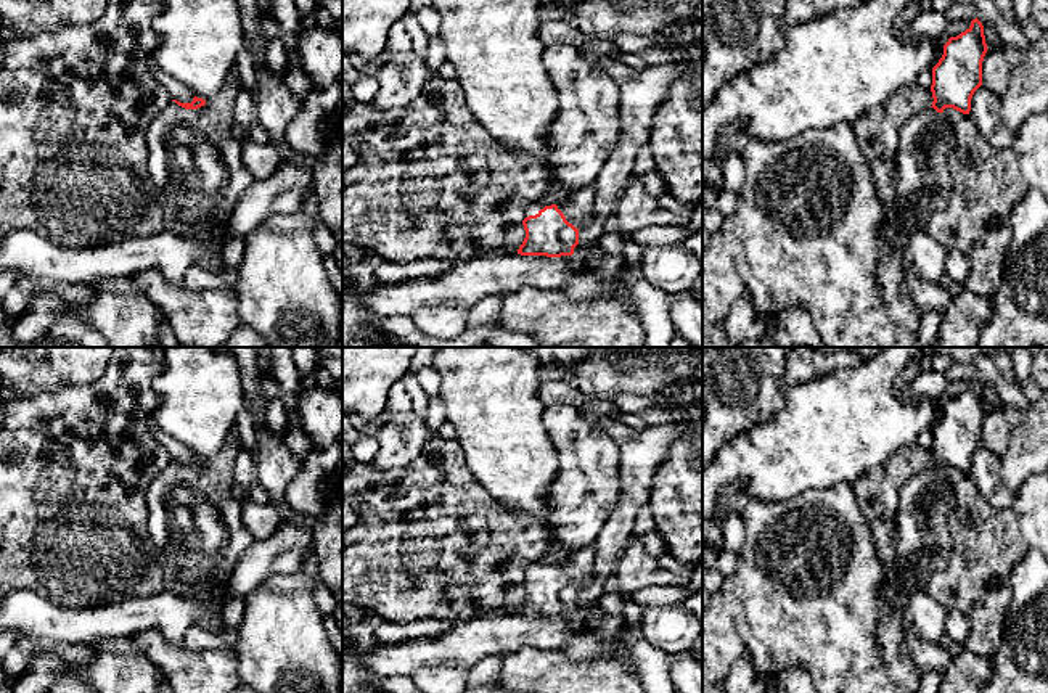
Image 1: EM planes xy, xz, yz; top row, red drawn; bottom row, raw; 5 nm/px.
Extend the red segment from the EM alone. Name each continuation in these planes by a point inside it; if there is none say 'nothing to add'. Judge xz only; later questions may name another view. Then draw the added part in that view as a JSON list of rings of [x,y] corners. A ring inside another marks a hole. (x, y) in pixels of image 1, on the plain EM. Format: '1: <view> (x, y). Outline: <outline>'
1: xz (577, 566). Outline: [[[585,545],[579,550],[569,552],[567,556],[551,564],[556,564],[566,580],[580,590],[593,579],[595,558],[595,545]],[[540,558],[529,563],[524,568],[524,579],[538,574],[540,569],[551,564],[543,563]]]

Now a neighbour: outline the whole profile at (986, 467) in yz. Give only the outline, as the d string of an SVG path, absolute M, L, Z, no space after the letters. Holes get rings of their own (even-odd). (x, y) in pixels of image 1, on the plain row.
M980 445L971 458L971 478L980 495L995 508L1006 508L1016 497L1001 474L1001 458Z

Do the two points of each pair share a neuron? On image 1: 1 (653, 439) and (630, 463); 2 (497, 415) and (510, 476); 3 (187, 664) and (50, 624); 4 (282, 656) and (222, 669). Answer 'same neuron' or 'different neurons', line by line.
1: same neuron
2: same neuron
3: different neurons
4: different neurons

